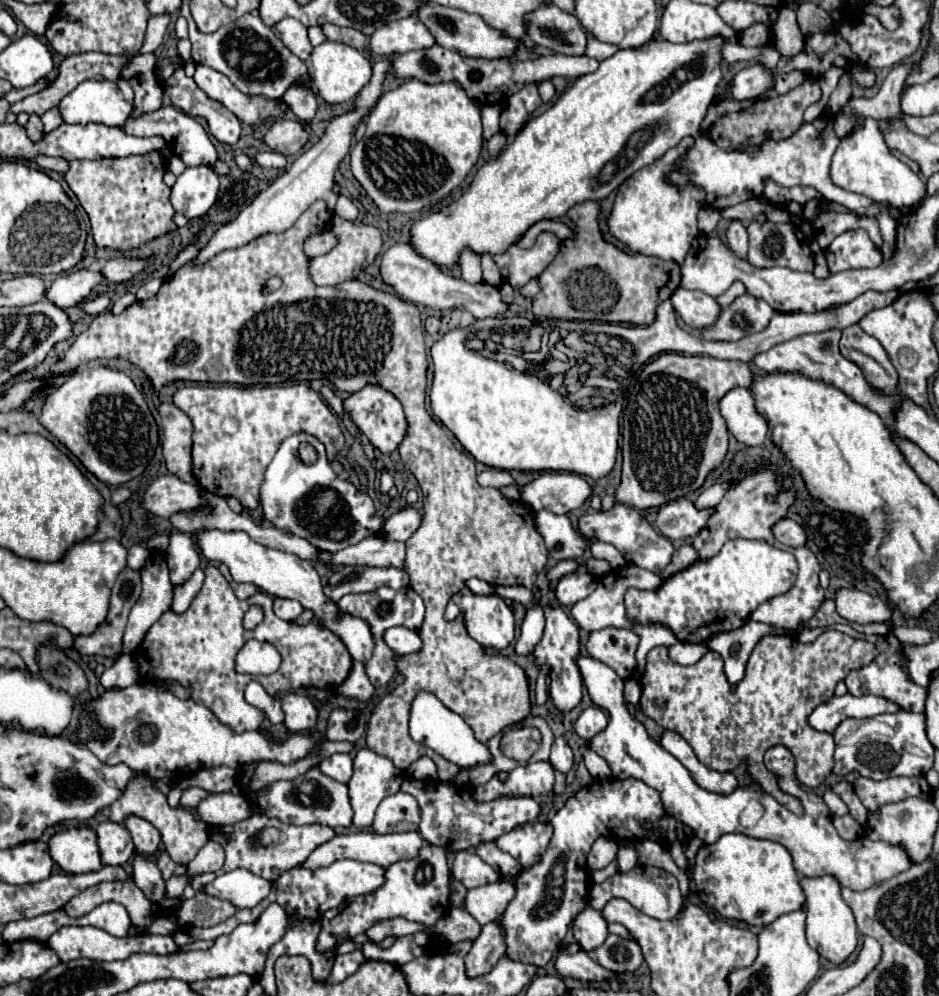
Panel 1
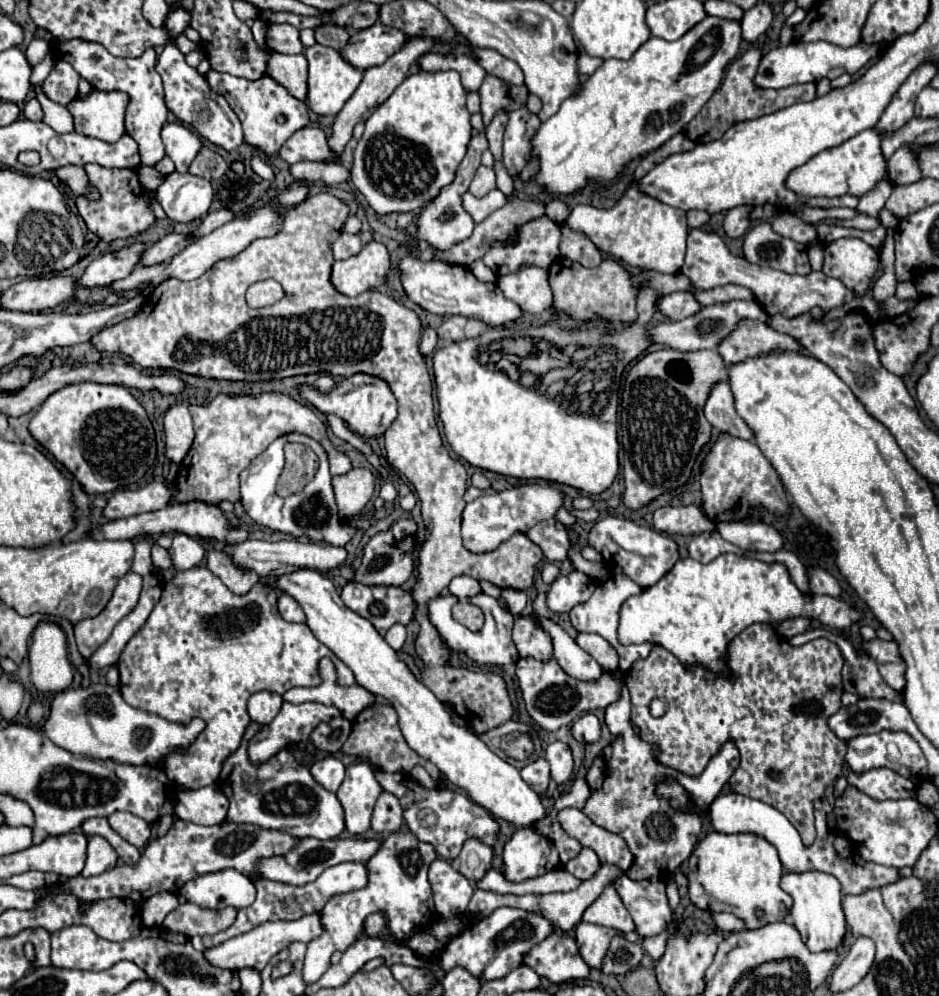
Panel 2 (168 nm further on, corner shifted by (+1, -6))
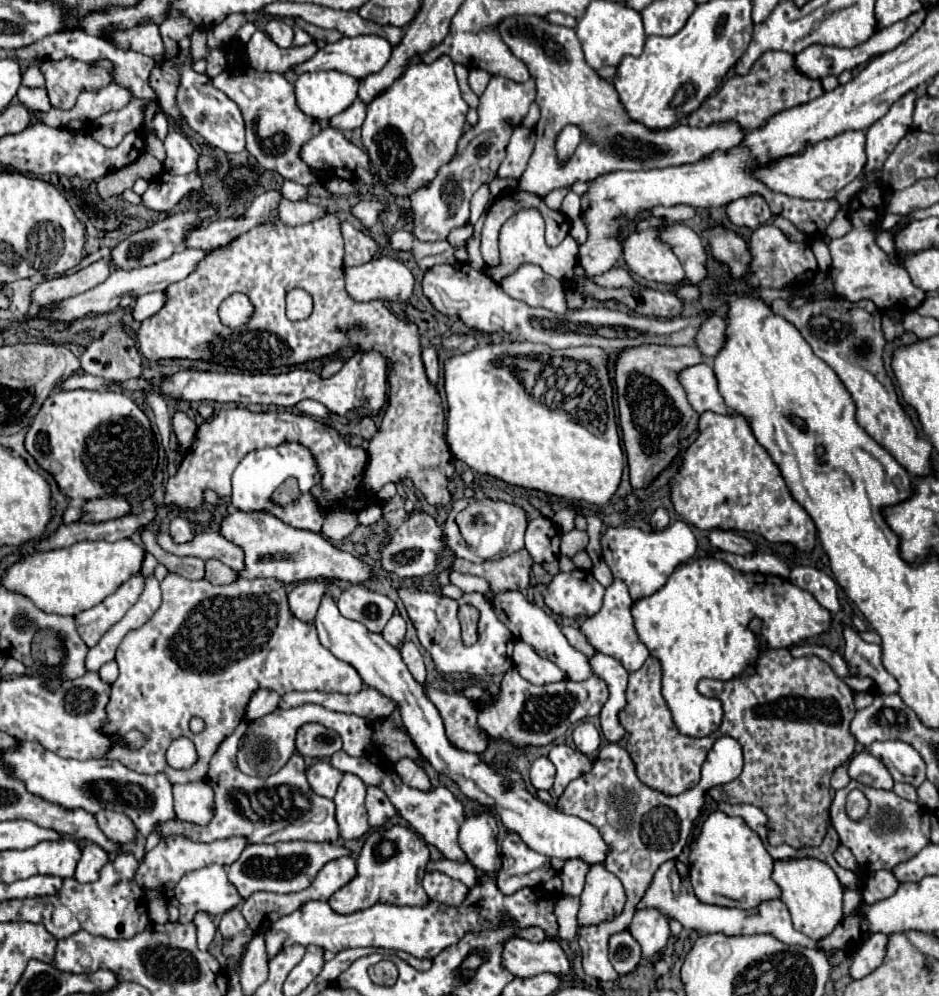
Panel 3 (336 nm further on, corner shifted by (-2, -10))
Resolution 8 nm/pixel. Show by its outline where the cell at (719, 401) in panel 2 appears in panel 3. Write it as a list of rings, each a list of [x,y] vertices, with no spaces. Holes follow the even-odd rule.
[[[697,364],[693,368],[687,368],[679,374],[681,384],[685,386],[687,398],[695,412],[703,414],[705,410],[711,410],[715,414],[729,414],[731,410],[725,406],[719,390],[717,390],[717,378],[713,374],[713,368],[709,364]]]

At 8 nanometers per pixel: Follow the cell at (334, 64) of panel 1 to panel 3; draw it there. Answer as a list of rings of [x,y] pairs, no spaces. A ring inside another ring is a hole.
[[[337,70],[305,72],[295,80],[297,106],[307,116],[331,120],[355,102],[357,84],[357,78]]]

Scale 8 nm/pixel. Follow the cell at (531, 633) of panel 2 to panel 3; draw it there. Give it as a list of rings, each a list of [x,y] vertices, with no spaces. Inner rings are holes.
[[[515,642],[513,662],[519,674],[533,684],[549,684],[565,680],[563,670],[559,670],[555,662],[549,662],[549,658],[541,658],[527,642]]]

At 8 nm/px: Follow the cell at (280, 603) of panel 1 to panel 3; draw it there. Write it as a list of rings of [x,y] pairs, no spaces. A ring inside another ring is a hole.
[[[311,580],[311,582],[301,582],[289,592],[289,610],[295,618],[301,622],[313,622],[319,602],[325,594],[325,584],[323,580]]]

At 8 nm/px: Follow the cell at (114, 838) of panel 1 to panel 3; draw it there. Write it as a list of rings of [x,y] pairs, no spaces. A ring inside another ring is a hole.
[[[87,844],[83,848],[83,856],[81,856],[79,864],[77,864],[75,880],[81,882],[81,884],[95,882],[99,878],[101,866],[105,866],[105,862],[109,862],[109,854],[97,844]]]

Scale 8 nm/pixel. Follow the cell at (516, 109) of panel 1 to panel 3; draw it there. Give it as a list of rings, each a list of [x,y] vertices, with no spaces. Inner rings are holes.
[[[517,126],[517,130],[513,130],[513,136],[507,144],[507,156],[501,162],[497,174],[501,178],[519,178],[525,172],[533,146],[535,146],[535,130]]]

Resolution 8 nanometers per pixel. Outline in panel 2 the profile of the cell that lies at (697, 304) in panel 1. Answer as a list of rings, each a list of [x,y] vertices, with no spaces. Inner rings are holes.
[[[672,292],[660,298],[658,312],[662,312],[670,320],[682,320],[690,314],[696,314],[700,310],[698,300],[690,292]]]

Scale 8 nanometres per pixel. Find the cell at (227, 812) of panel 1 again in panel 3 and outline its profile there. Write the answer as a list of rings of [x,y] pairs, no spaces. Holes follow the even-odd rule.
[[[189,782],[173,786],[175,814],[183,822],[205,826],[213,818],[213,788],[205,782]]]

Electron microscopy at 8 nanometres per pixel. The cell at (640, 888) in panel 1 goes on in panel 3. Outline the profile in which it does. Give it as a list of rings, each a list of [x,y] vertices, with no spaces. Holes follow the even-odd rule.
[[[637,908],[629,932],[641,944],[643,956],[653,956],[663,950],[669,940],[669,922],[659,910]]]

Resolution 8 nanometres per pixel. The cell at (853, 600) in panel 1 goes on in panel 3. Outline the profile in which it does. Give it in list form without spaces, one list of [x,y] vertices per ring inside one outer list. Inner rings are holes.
[[[699,558],[681,564],[667,580],[667,584],[655,594],[641,598],[631,608],[637,636],[649,648],[649,654],[661,660],[663,668],[663,698],[673,714],[675,726],[685,736],[709,736],[721,724],[723,708],[719,699],[705,697],[697,692],[701,678],[727,682],[739,676],[759,654],[759,642],[749,630],[749,622],[759,618],[763,622],[763,642],[769,648],[791,648],[811,636],[819,636],[831,628],[831,612],[823,608],[813,594],[797,588],[785,578],[771,574],[753,574],[731,568],[729,564],[715,558]]]

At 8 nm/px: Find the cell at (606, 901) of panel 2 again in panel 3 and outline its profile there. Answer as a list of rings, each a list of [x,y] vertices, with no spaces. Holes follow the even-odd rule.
[[[593,864],[587,874],[587,884],[581,894],[579,926],[597,926],[613,920],[625,906],[625,888],[621,880],[605,870],[603,864]]]

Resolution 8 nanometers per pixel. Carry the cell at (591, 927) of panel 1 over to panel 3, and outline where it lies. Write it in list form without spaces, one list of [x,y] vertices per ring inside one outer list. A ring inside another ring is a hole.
[[[721,736],[713,748],[709,750],[709,756],[702,765],[701,782],[679,794],[679,796],[665,796],[659,790],[653,790],[645,786],[635,772],[633,760],[629,758],[629,752],[621,748],[619,744],[607,744],[599,750],[599,756],[593,764],[593,768],[575,778],[563,792],[563,796],[557,800],[557,808],[565,814],[573,814],[593,826],[597,826],[599,834],[605,838],[605,844],[609,846],[609,854],[605,858],[605,868],[613,872],[627,890],[627,904],[621,916],[597,924],[587,926],[579,930],[579,946],[583,956],[583,970],[591,978],[599,980],[615,980],[617,972],[613,970],[609,962],[609,938],[611,934],[617,934],[619,930],[627,930],[629,922],[633,918],[637,902],[643,898],[645,890],[653,882],[653,874],[659,870],[659,866],[667,860],[677,858],[683,848],[689,842],[691,830],[695,820],[701,814],[701,808],[705,804],[707,790],[719,784],[727,784],[735,780],[743,770],[743,750],[735,738]]]

